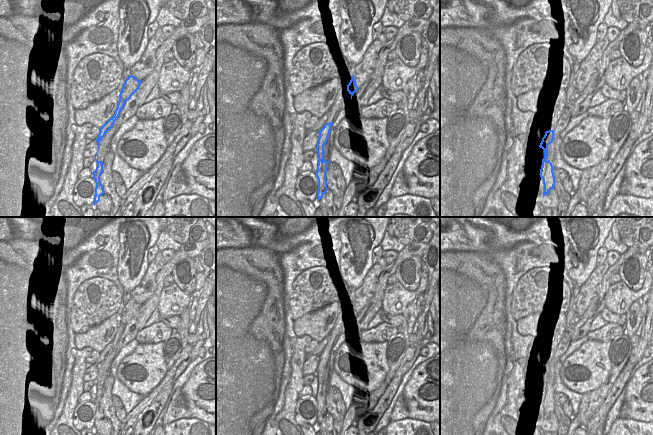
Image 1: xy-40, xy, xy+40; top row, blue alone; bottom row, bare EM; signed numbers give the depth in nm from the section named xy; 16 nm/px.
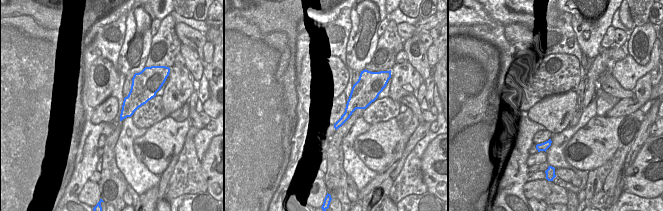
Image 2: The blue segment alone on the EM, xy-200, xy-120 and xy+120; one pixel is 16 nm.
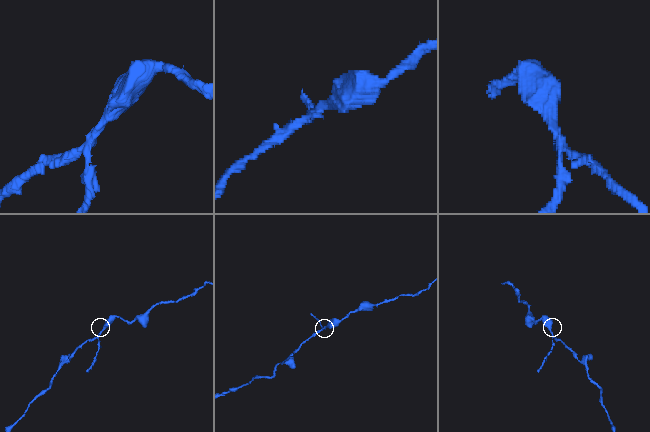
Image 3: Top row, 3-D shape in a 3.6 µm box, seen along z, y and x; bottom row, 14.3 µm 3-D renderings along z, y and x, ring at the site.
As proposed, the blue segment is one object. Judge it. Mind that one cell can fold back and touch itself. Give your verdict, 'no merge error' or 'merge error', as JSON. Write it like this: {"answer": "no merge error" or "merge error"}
{"answer": "merge error"}

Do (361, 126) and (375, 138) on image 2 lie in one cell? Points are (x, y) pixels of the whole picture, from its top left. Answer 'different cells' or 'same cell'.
different cells

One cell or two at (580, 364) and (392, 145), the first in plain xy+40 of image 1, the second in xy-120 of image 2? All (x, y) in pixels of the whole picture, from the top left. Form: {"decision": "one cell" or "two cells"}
{"decision": "one cell"}

